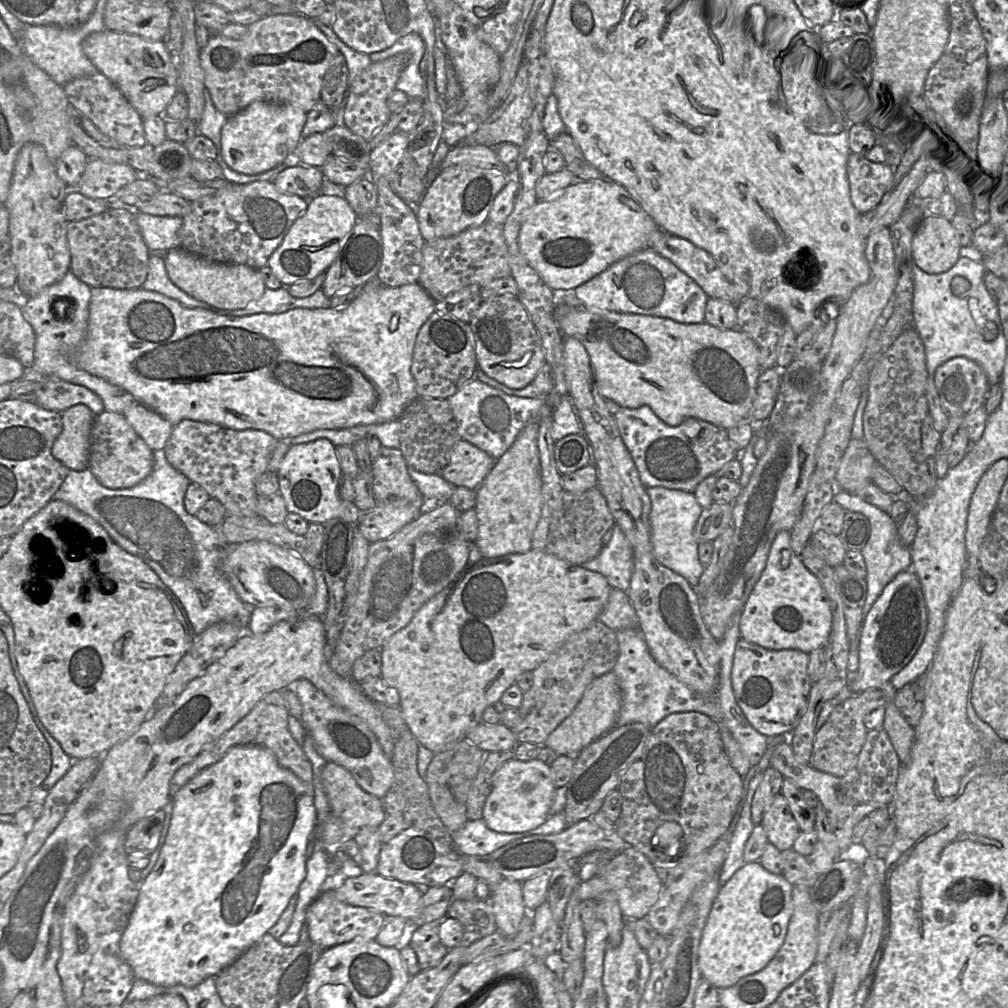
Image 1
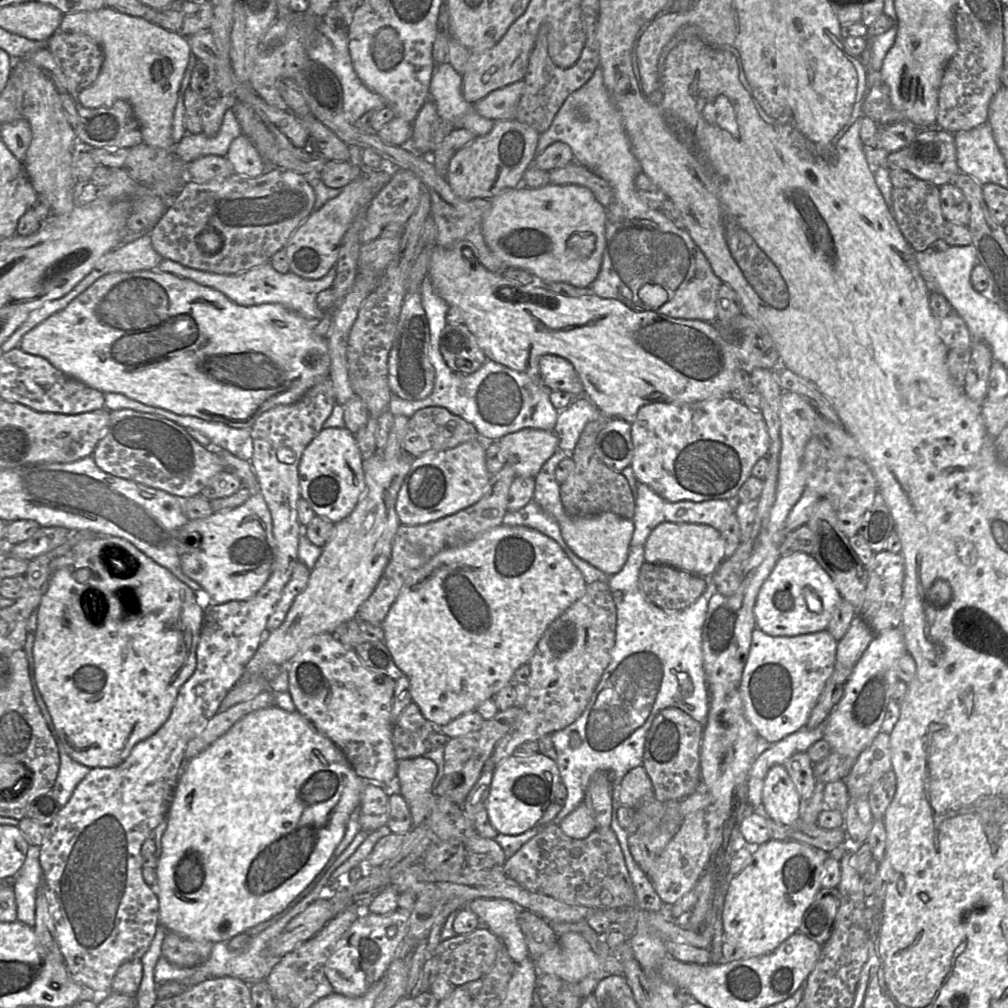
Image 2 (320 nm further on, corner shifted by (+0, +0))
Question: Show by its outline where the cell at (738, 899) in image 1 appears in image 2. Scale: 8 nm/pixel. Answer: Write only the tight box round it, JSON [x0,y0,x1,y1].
[722,839,829,957]

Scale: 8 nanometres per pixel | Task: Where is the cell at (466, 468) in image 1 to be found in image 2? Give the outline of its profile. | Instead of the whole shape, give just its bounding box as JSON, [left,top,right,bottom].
[498,428,559,478]

